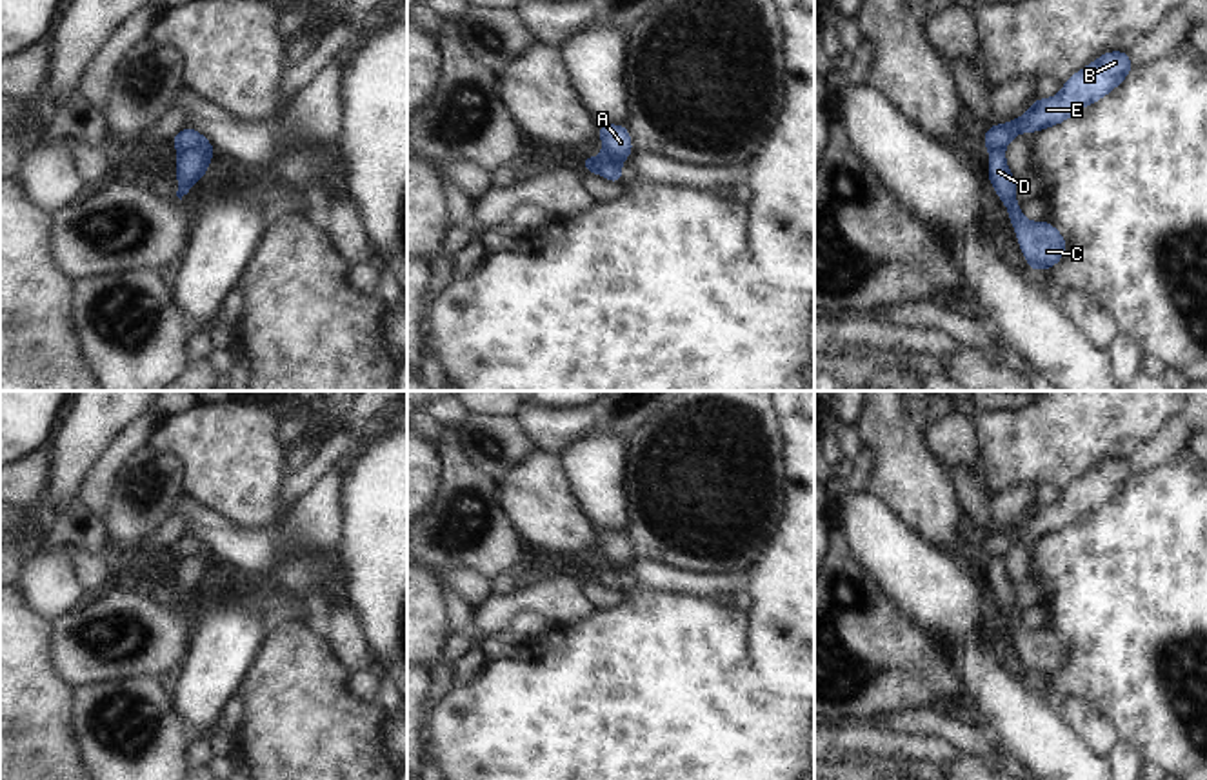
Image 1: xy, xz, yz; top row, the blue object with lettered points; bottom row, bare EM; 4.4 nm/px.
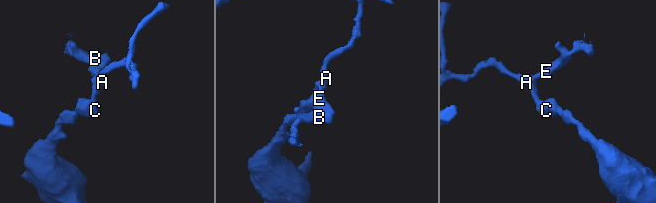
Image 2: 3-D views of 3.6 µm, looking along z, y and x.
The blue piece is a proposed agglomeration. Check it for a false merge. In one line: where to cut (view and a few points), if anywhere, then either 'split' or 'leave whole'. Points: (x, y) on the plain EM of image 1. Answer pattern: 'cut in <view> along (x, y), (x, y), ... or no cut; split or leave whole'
cut in xz along (593, 568), (618, 573); split

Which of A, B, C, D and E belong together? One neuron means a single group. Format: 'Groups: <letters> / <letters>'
Groups: A B E / C D.

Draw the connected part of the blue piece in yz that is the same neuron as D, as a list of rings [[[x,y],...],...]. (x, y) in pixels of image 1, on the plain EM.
[[[991,556],[987,573],[989,591],[1007,615],[1020,658],[1023,660],[1029,676],[1052,676],[1067,656],[1063,642],[1047,627],[1029,629],[1023,624],[1022,613],[1014,607],[1018,587],[1009,578],[1003,556]]]

